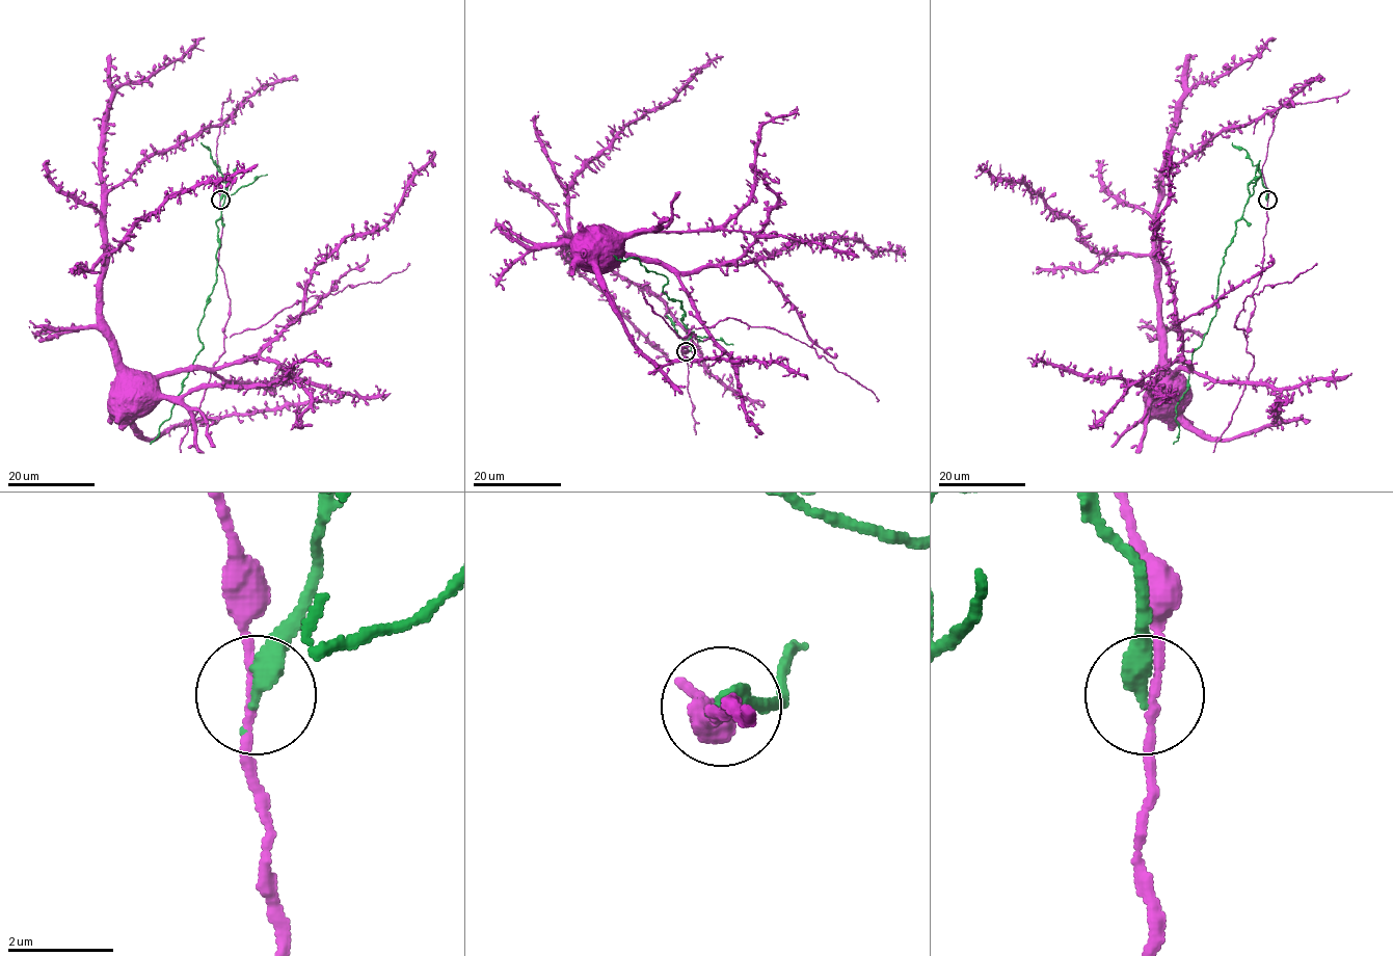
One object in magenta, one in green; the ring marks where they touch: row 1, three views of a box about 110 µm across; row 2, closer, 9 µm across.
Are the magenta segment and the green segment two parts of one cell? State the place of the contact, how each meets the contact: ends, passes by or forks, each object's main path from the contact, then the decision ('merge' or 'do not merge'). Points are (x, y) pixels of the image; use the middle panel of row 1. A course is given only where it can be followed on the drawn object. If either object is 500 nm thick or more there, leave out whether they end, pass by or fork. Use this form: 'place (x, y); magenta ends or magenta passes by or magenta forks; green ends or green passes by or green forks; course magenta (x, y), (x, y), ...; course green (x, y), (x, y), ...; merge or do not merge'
place (686, 351); magenta passes by; green ends; course magenta (686, 351), (681, 346), (686, 357), (696, 346), (667, 308), (619, 275), (588, 241), (564, 240), (587, 238); course green (686, 350), (693, 332), (680, 320), (680, 300), (663, 292), (667, 279), (637, 258), (613, 256); do not merge

